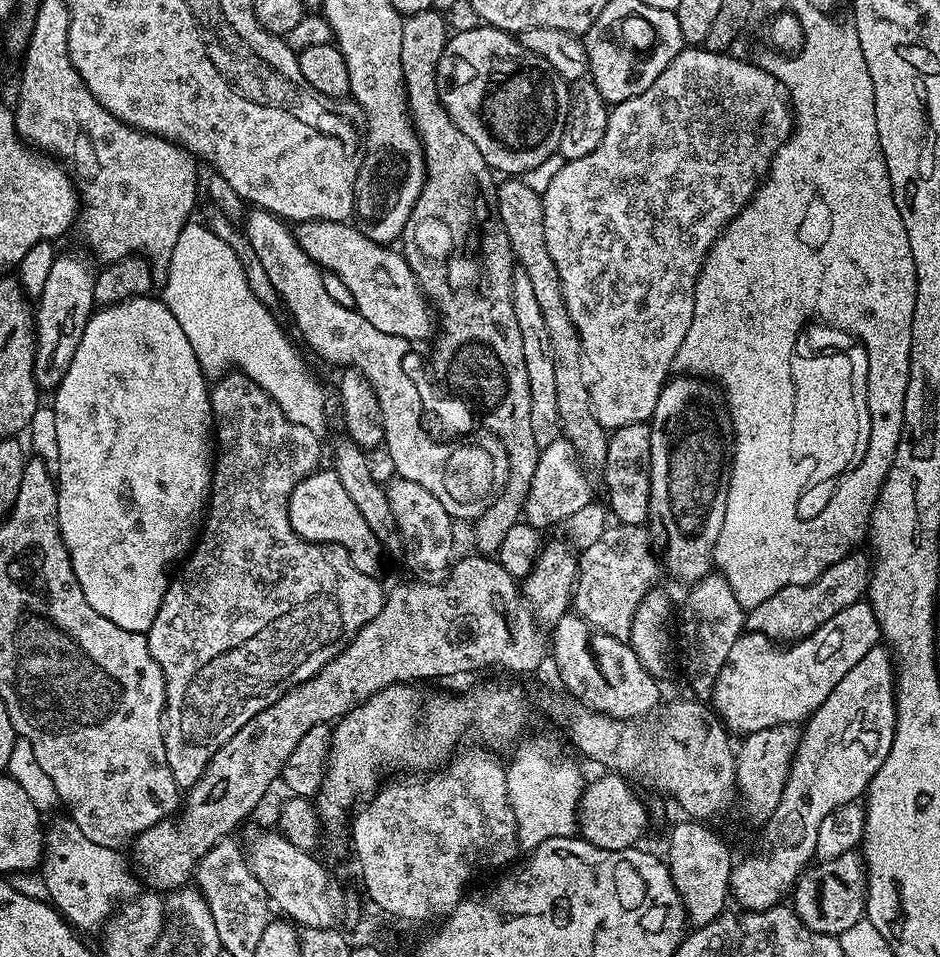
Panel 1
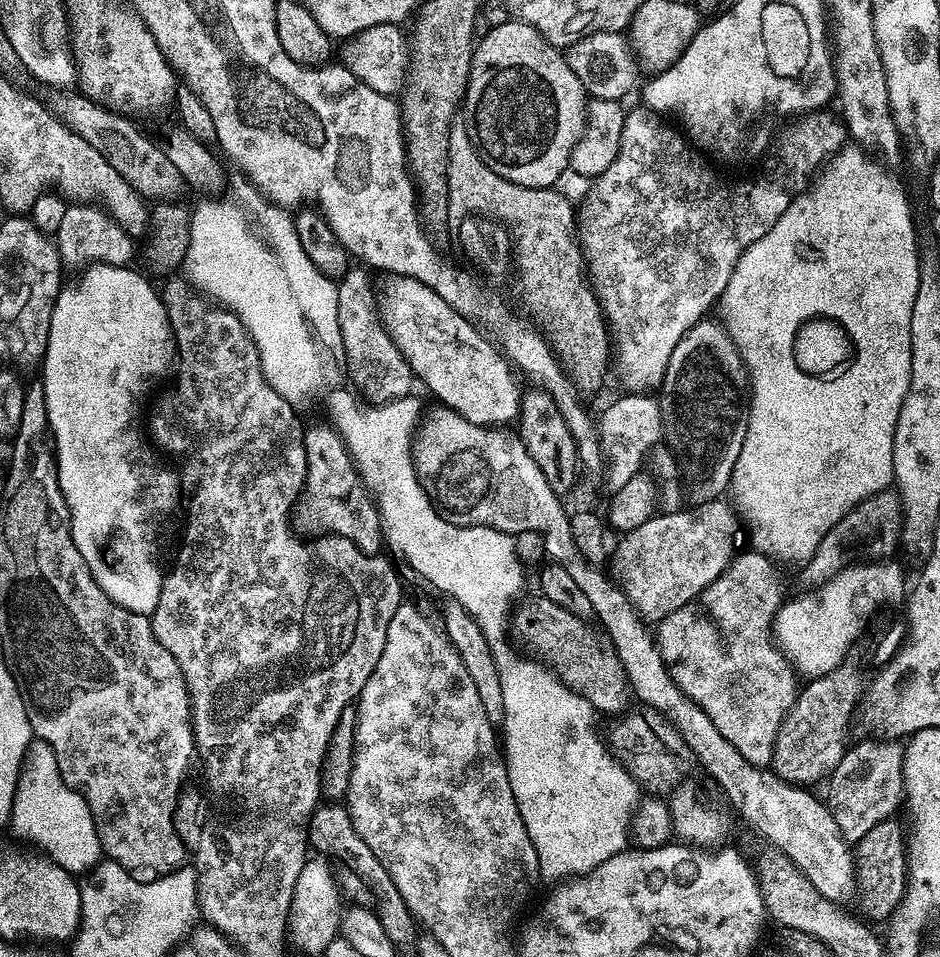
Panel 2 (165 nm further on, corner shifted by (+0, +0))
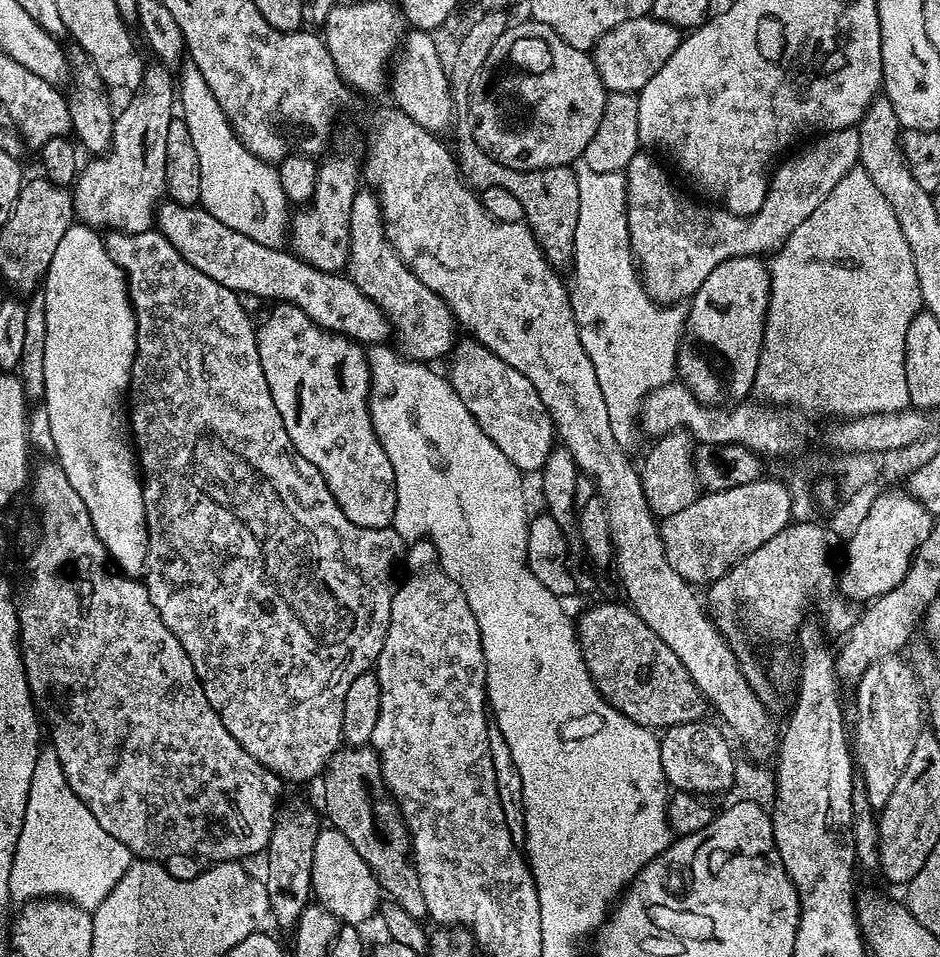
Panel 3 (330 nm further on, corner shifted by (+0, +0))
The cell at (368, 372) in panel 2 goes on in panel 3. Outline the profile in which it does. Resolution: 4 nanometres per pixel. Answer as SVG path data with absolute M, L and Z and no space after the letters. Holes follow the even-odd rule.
M357 191L350 210L350 254L346 275L354 282L354 286L358 286L358 290L362 290L362 294L369 296L388 315L394 340L396 336L397 342L400 343L399 351L407 359L417 362L436 362L432 360L440 360L443 356L445 359L458 340L456 318L452 315L446 301L437 292L430 290L430 286L422 283L404 263L404 259L396 253L394 246L388 241L387 234L384 233L384 215L380 213L380 200L375 191L367 191Z

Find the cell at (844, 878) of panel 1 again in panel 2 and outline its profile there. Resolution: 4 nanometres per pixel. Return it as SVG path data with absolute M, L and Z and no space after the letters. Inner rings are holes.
M884 821L874 826L869 833L864 834L863 838L858 840L854 846L854 884L858 886L858 906L862 913L860 913L867 921L873 922L872 920L881 920L881 922L887 921L892 913L895 912L897 905L900 904L900 900L904 894L904 888L907 884L907 845L906 838L904 835L903 827L896 824L897 821Z

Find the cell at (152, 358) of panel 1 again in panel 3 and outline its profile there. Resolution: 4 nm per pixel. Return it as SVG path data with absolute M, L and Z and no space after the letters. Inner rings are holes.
M74 222L62 234L58 242L58 250L54 250L54 258L50 258L48 272L42 281L42 295L46 310L46 386L42 397L42 405L48 411L48 432L52 435L52 444L56 447L55 459L62 466L66 478L70 478L70 486L78 490L78 498L86 502L86 510L90 514L90 522L102 542L108 559L123 575L140 578L145 575L148 562L148 527L146 526L146 506L144 505L144 486L141 473L138 471L138 457L134 451L134 441L130 431L130 416L126 411L126 393L132 377L132 363L136 353L136 319L132 313L132 300L128 297L128 280L124 271L110 258L104 249L104 241L97 229L89 224Z

